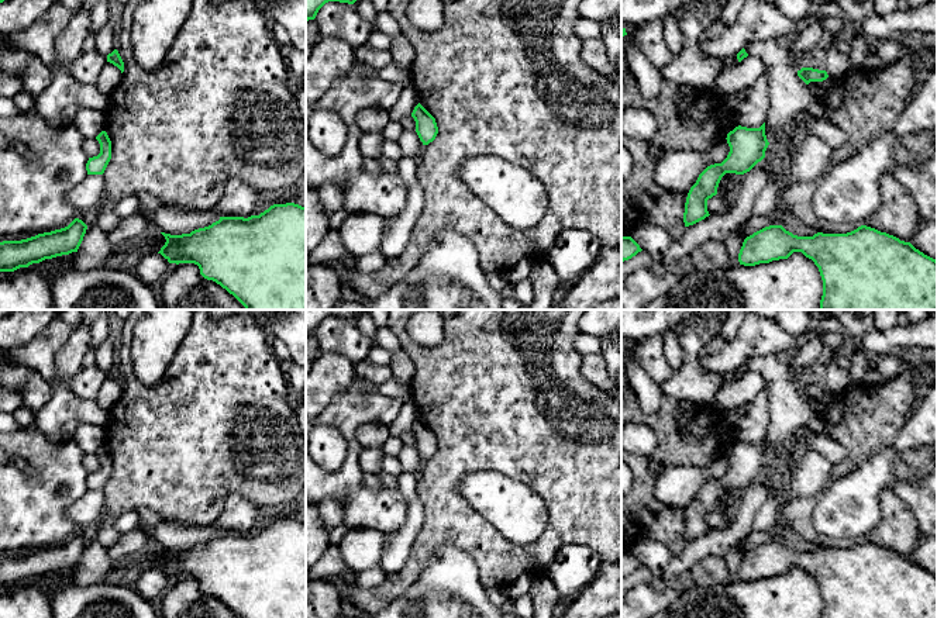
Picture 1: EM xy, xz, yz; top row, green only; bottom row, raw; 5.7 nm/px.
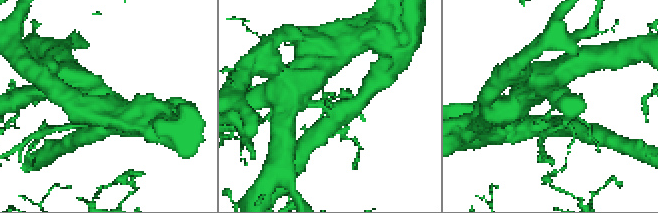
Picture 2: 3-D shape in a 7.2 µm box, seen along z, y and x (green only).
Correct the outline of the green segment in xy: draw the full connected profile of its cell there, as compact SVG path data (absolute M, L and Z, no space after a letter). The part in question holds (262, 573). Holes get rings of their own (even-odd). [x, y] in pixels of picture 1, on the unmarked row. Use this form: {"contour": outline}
{"contour": "M294 518L273 519L259 531L220 532L190 549L161 548L166 557L158 569L169 579L194 579L200 590L232 610L240 618L306 618L306 522Z"}

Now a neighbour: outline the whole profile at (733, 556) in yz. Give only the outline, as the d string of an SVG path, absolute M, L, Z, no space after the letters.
M741 541L731 546L723 556L727 563L731 581L738 580L738 569L743 562L745 552L743 549Z

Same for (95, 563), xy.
M92 539L83 552L72 580L77 586L90 586L104 581L113 562L107 549L97 541Z

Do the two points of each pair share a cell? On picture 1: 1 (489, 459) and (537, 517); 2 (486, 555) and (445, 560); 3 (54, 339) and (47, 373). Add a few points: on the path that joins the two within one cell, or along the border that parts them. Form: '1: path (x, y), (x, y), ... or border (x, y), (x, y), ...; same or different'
1: border (468, 473), (498, 470), (523, 482), (531, 489); different
2: border (440, 545), (462, 549), (474, 560), (483, 587); different
3: path (47, 348), (47, 365); same

